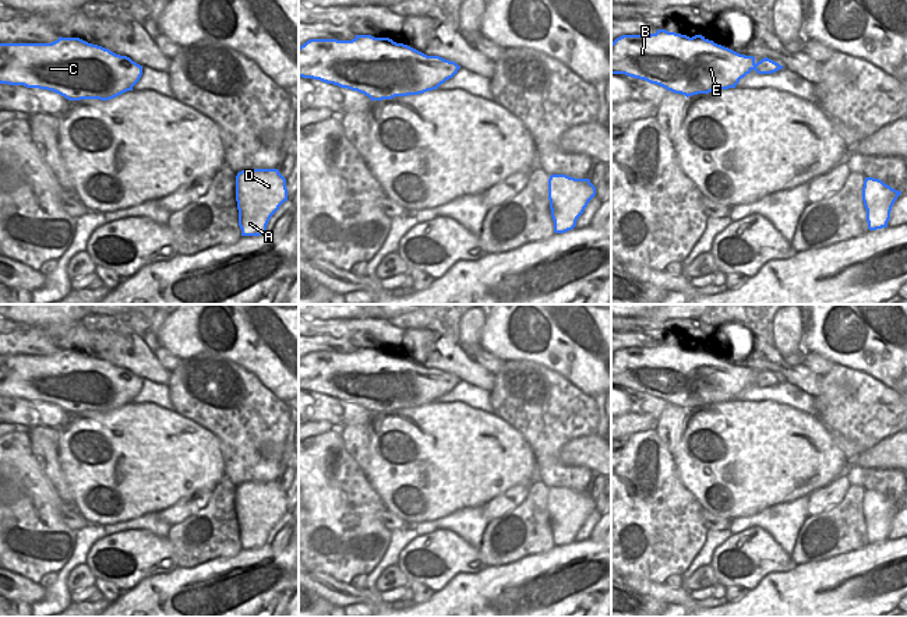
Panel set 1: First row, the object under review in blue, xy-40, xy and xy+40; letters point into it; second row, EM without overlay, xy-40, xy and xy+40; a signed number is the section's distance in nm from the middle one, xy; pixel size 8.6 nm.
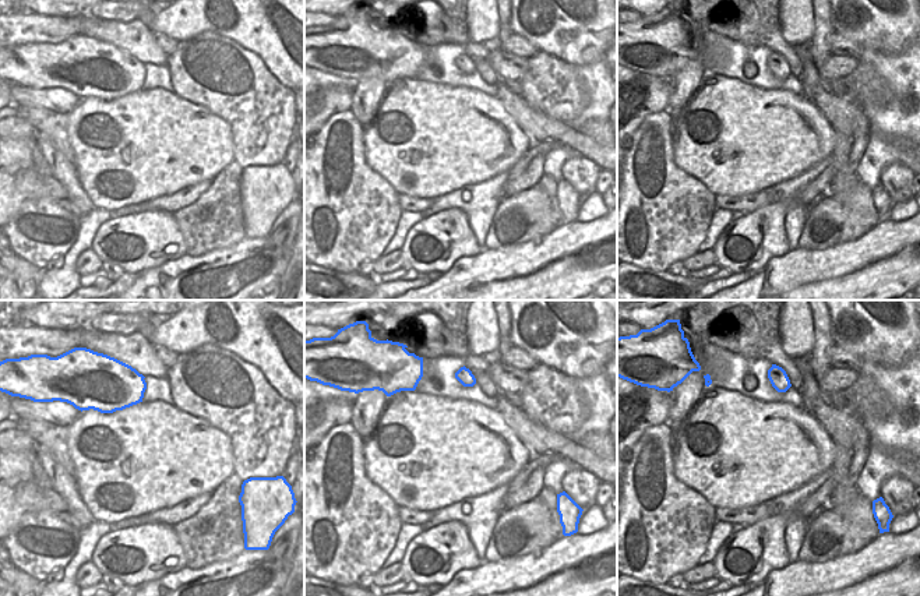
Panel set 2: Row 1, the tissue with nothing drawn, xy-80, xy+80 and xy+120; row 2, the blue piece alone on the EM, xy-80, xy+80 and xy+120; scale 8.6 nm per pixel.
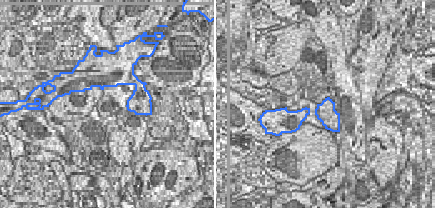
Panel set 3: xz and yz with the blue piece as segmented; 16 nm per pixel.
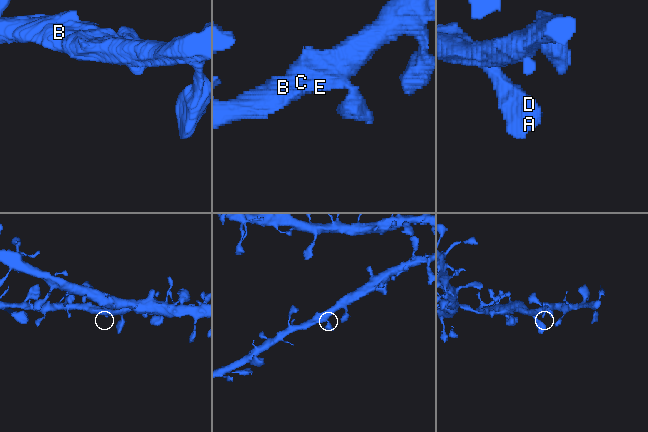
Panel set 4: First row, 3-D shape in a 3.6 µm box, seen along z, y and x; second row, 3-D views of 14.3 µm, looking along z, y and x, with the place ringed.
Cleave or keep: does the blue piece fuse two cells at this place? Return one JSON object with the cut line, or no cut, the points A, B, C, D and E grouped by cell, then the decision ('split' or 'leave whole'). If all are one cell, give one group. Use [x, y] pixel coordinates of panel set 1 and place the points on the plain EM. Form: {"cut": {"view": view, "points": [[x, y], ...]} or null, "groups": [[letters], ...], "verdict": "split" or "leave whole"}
{"cut": null, "groups": [["A", "B", "C", "D", "E"]], "verdict": "leave whole"}

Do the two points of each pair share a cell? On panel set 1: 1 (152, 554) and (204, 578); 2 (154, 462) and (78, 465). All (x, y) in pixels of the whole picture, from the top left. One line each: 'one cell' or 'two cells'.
1: two cells
2: one cell

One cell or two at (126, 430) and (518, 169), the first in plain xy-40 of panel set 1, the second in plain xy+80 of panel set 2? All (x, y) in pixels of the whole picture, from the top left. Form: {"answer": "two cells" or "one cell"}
{"answer": "two cells"}

